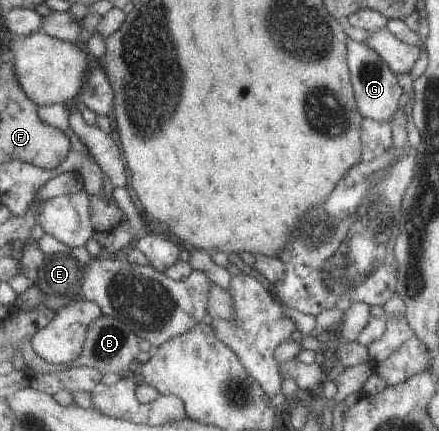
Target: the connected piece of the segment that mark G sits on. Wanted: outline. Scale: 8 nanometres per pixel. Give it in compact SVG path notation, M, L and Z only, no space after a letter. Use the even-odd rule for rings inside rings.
M346 41L345 53L346 67L352 86L355 106L363 119L373 119L377 122L388 120L397 108L401 88L395 79L395 73L379 58L379 55L364 45L364 42Z

